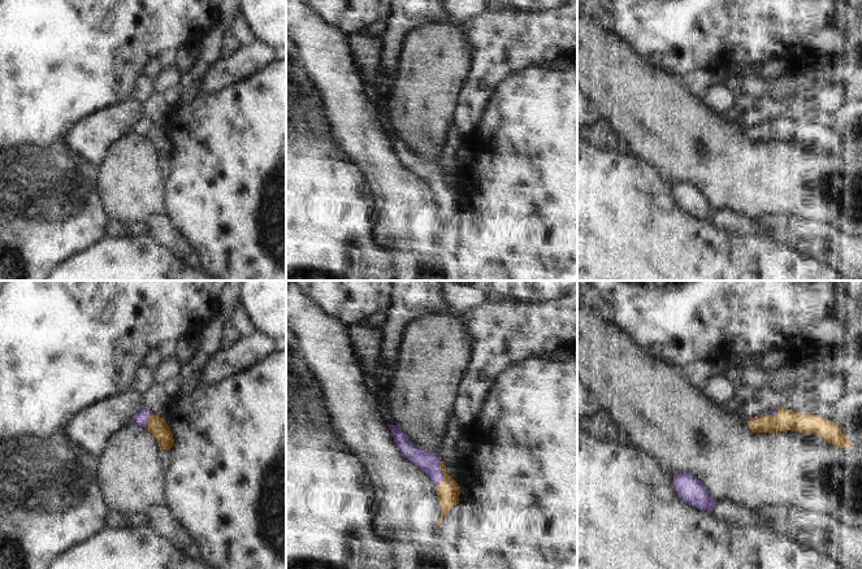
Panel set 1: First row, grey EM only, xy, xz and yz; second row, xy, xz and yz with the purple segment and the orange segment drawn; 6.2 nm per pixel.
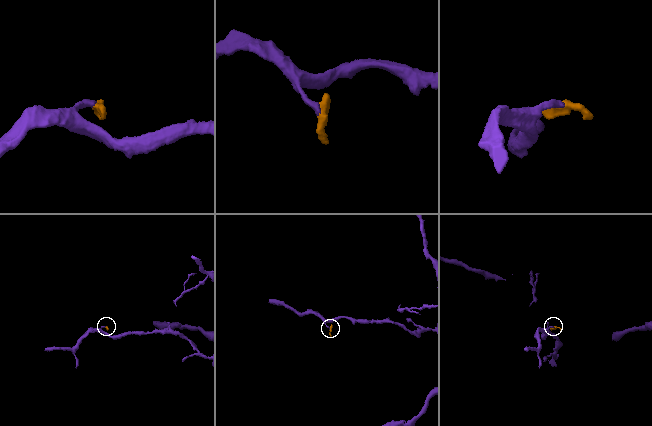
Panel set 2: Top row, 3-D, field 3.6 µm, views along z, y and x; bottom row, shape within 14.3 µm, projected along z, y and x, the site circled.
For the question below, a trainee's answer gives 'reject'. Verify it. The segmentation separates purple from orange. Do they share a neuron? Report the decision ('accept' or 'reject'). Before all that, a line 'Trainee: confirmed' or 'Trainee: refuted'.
Trainee: refuted
accept

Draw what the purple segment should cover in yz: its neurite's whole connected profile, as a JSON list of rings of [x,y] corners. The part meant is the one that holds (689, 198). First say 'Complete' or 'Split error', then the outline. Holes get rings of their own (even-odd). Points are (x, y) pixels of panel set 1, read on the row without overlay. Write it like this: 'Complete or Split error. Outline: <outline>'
Complete. Outline: [[[676,182],[673,197],[680,208],[701,220],[712,220],[716,213],[711,201],[692,182]]]

